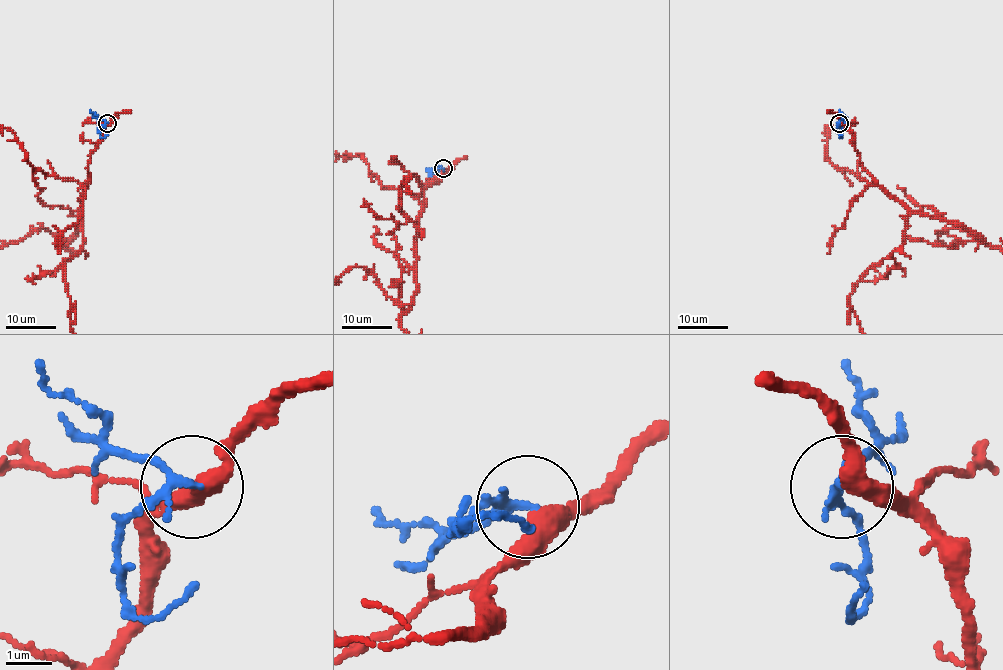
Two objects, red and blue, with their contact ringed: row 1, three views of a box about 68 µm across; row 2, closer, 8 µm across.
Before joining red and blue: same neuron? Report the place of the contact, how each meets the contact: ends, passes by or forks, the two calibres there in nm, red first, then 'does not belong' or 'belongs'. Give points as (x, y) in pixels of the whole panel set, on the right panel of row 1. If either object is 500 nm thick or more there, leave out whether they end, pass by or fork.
place (839, 123); red passes by; blue passes by; calibres 400 and 170 nm; does not belong

